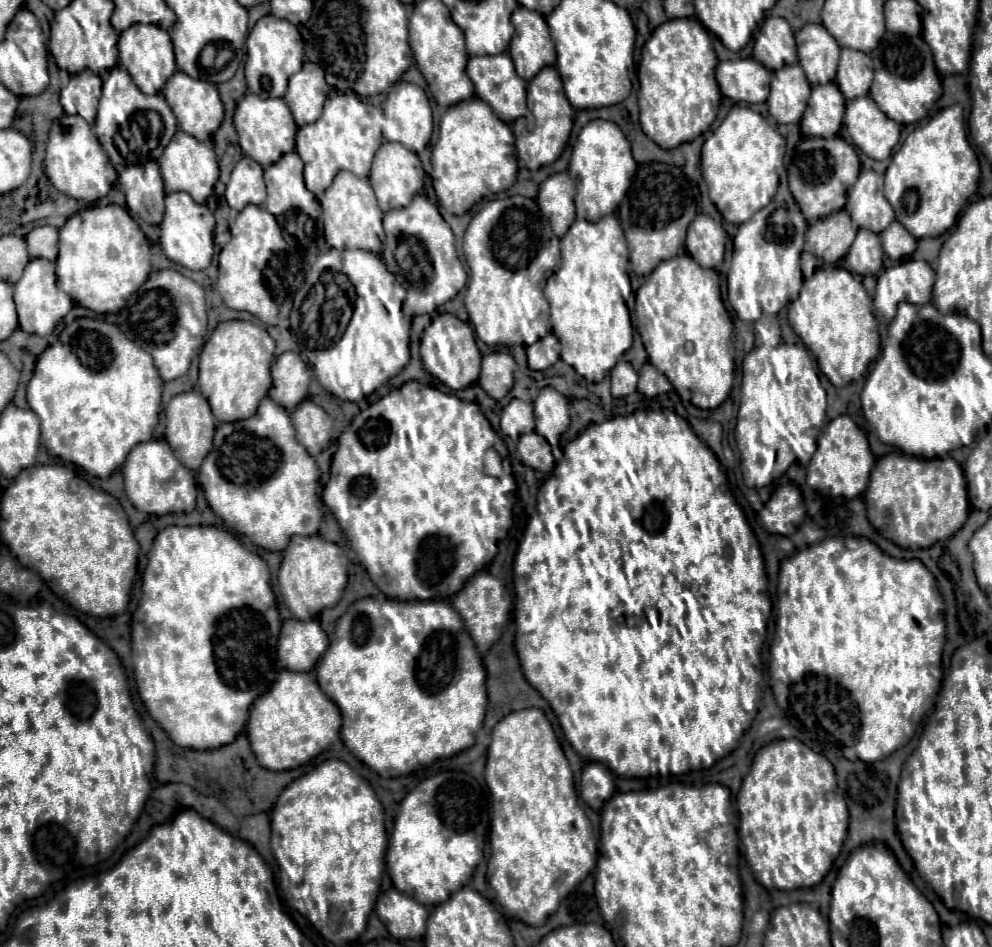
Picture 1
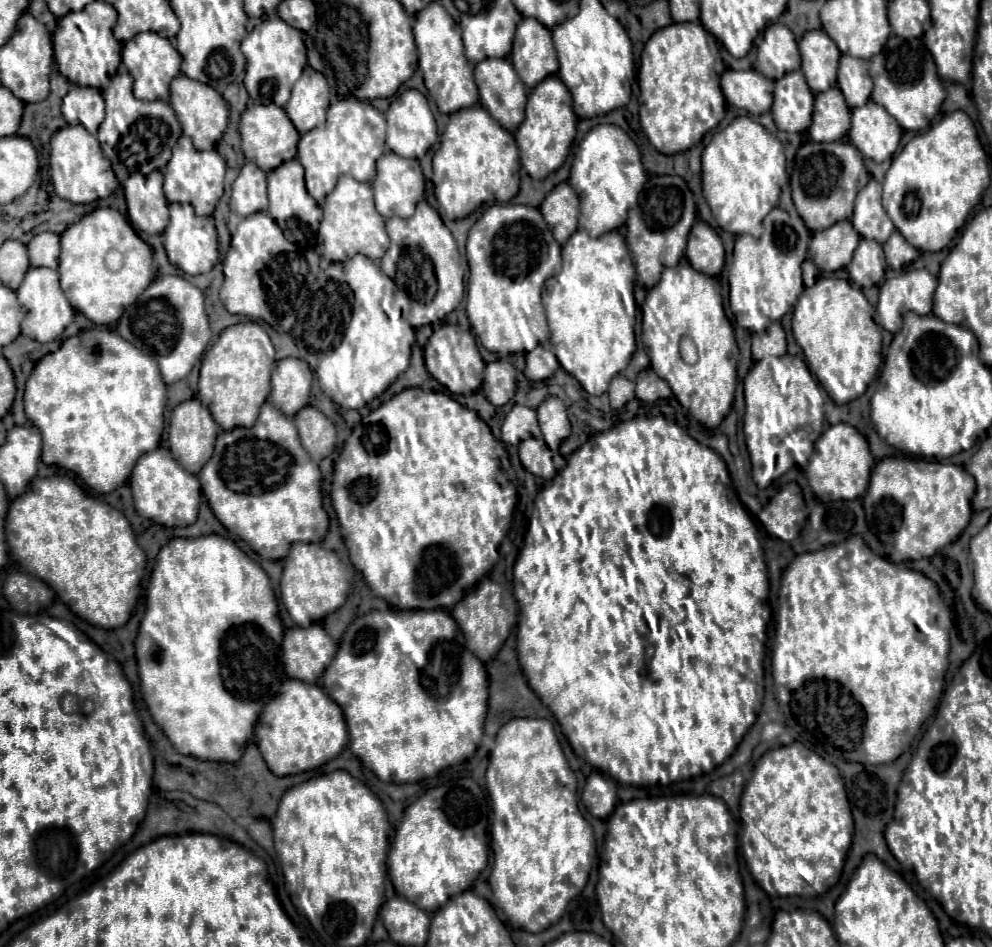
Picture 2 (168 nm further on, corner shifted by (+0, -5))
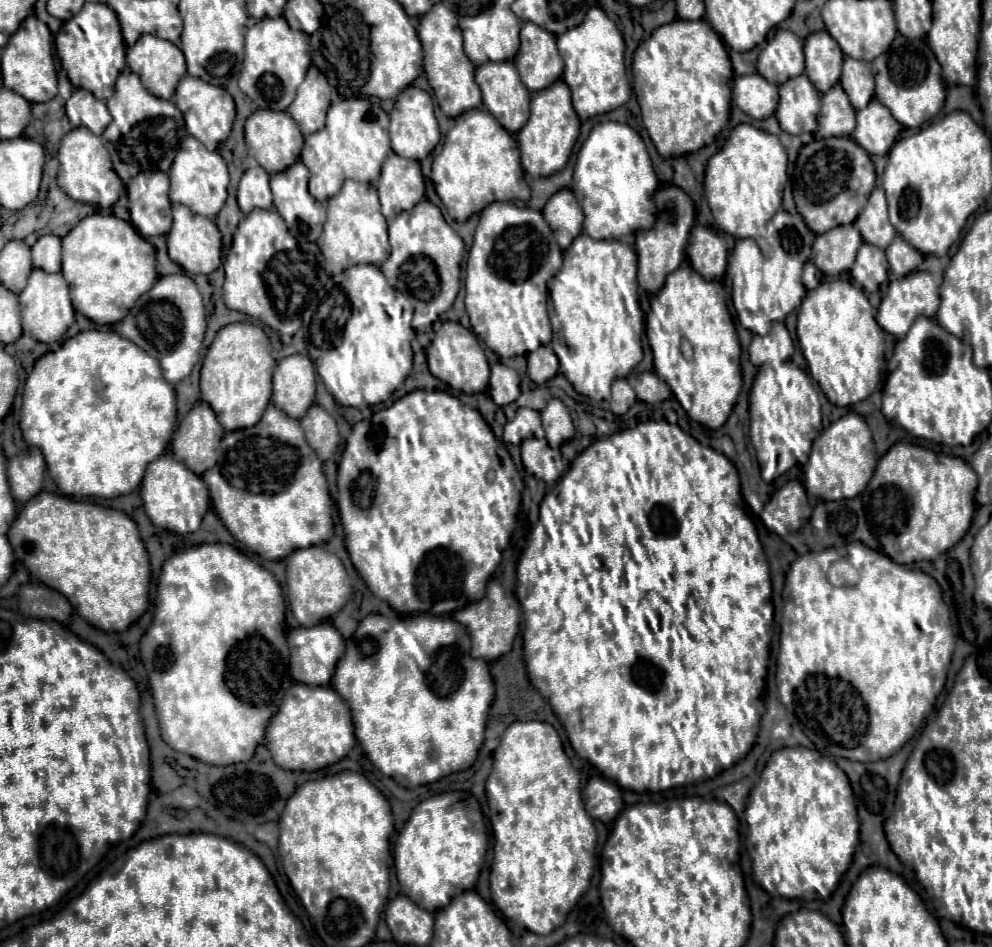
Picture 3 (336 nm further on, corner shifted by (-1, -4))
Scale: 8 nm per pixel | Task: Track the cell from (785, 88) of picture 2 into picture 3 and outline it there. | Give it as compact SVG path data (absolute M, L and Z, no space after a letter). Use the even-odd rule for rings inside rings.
M805 74L781 84L779 106L775 110L781 128L795 136L813 132L817 126L819 98L821 94L815 90L815 86L811 86L811 82L807 82Z

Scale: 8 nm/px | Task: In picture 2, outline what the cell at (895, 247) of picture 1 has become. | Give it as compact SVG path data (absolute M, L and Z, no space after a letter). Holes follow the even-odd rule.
M894 231L882 247L886 263L894 271L904 269L920 255L920 251L916 247L912 247L910 243L906 243L906 239L902 239L902 235L898 231Z

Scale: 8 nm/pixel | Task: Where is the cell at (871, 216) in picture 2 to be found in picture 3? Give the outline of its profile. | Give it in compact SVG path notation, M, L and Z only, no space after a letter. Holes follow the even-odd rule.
M875 188L871 192L863 212L857 216L853 226L861 232L867 244L887 248L893 242L893 238L897 236L897 230L889 222L887 200L883 194L883 188Z

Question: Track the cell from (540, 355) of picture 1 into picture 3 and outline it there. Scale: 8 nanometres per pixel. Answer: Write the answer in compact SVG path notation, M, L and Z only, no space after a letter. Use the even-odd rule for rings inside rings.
M549 345L539 346L535 352L527 354L527 374L535 384L545 384L559 372L559 358Z

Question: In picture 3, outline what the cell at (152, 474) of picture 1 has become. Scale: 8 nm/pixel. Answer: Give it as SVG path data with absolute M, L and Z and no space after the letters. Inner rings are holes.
M169 452L159 456L155 462L151 462L147 466L139 492L141 492L143 508L149 516L149 520L155 526L165 528L169 532L177 532L177 534L195 532L199 528L205 512L209 510L207 486L203 486L201 476L191 474L191 470L187 470L187 466L183 466L183 462L171 458Z

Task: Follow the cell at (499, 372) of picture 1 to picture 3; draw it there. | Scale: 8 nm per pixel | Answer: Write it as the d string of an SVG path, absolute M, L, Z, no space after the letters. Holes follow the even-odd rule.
M505 364L491 366L489 378L489 396L497 406L507 406L519 398L519 376L513 368Z

